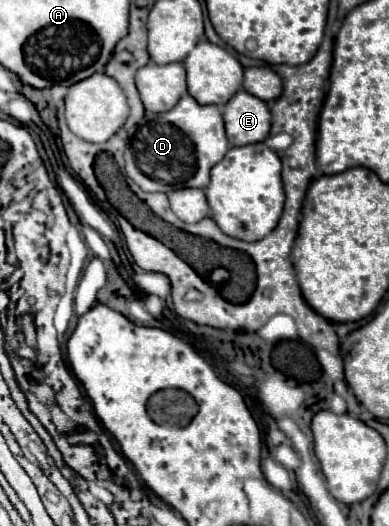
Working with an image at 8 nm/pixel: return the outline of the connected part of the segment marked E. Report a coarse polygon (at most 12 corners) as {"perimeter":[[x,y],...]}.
{"perimeter":[[239,90],[223,120],[231,146],[263,142],[271,112]]}

